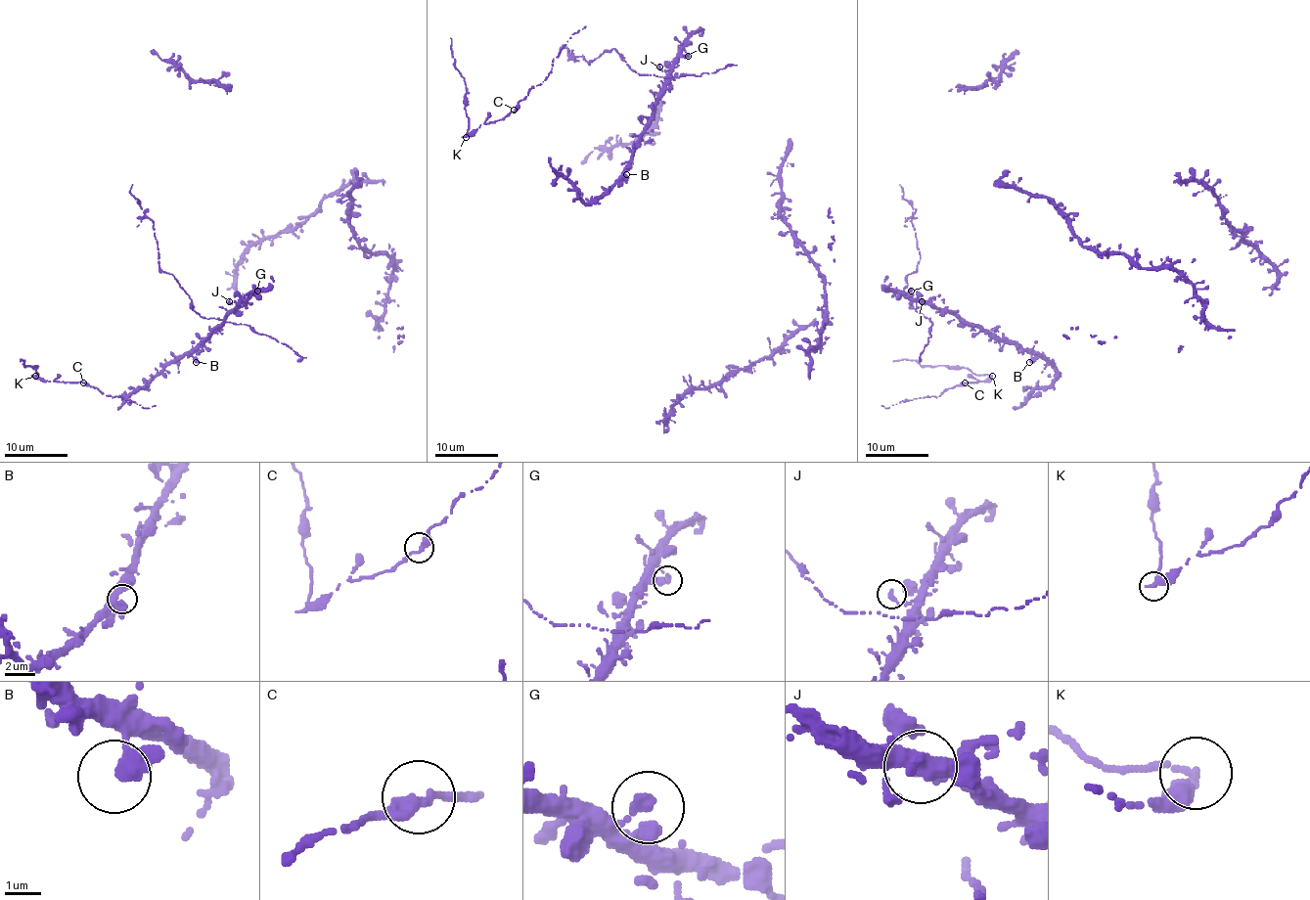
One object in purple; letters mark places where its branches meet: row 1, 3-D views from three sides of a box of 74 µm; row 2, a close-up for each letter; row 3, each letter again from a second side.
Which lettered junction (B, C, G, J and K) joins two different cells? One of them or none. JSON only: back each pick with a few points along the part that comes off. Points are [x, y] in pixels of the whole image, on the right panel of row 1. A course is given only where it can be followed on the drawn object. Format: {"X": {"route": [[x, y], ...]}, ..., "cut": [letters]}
{"K": {"route": [[991, 376], [974, 375], [968, 368], [922, 367], [916, 360], [906, 358], [893, 362]]}, "cut": ["K"]}

